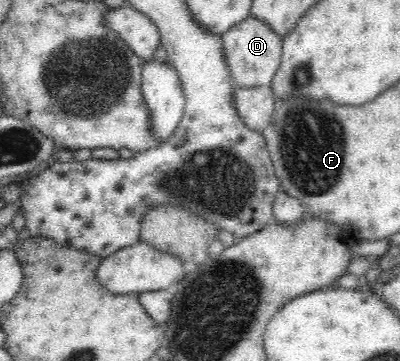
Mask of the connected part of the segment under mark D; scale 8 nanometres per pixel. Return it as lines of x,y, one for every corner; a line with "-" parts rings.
249,16
222,36
222,55
236,88
269,86
280,66
282,38
266,23

